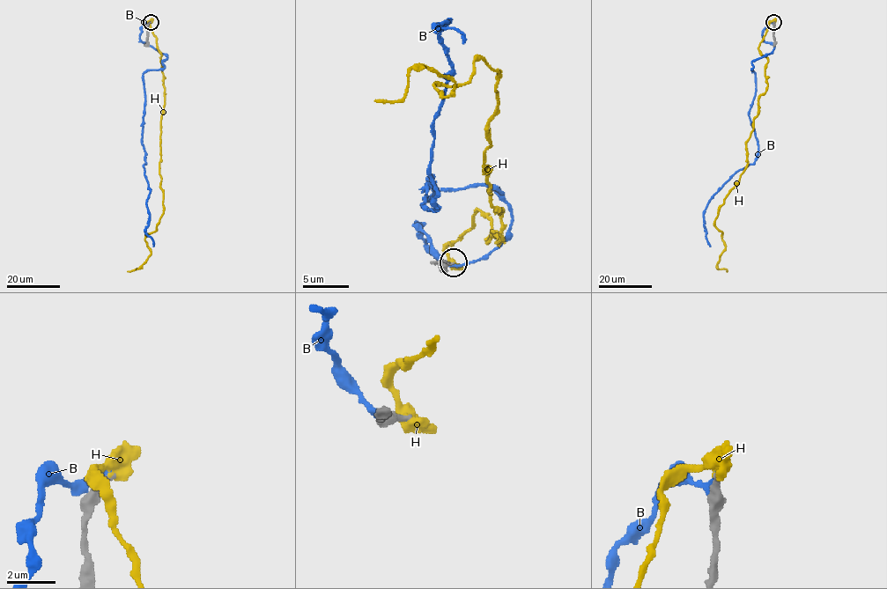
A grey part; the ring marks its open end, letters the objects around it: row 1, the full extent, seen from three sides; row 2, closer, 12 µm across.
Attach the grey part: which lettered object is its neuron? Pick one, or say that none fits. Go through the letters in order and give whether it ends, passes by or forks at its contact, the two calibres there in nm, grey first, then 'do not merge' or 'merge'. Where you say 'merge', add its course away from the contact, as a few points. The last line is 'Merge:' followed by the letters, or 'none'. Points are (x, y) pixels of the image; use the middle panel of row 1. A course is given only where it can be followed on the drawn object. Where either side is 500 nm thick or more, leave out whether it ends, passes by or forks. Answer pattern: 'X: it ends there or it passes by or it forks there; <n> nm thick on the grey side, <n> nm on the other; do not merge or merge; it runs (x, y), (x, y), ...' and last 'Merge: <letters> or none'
B: it ends there; 440 nm thick on the grey side, 400 nm on the other; do not merge
H: it passes by; 300 nm thick on the grey side, 480 nm on the other; do not merge
Merge: none

